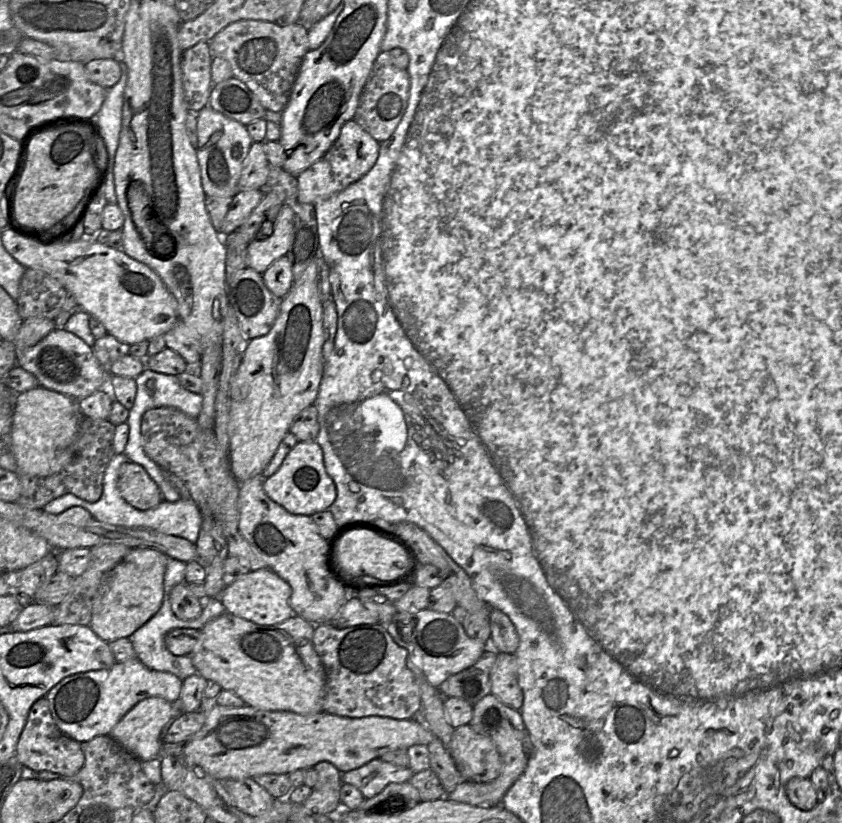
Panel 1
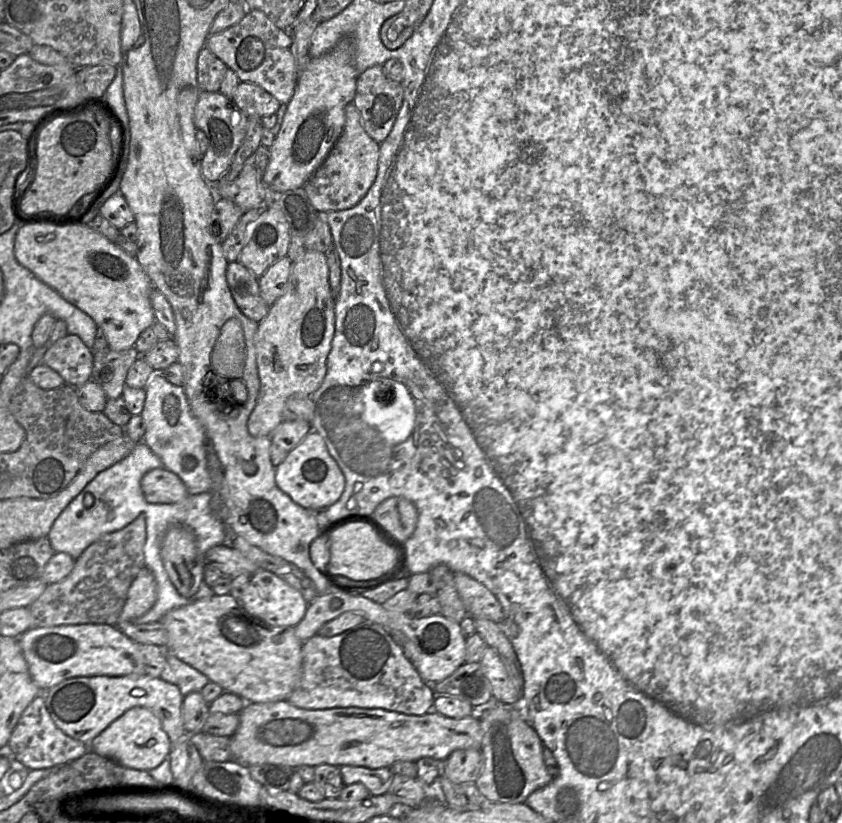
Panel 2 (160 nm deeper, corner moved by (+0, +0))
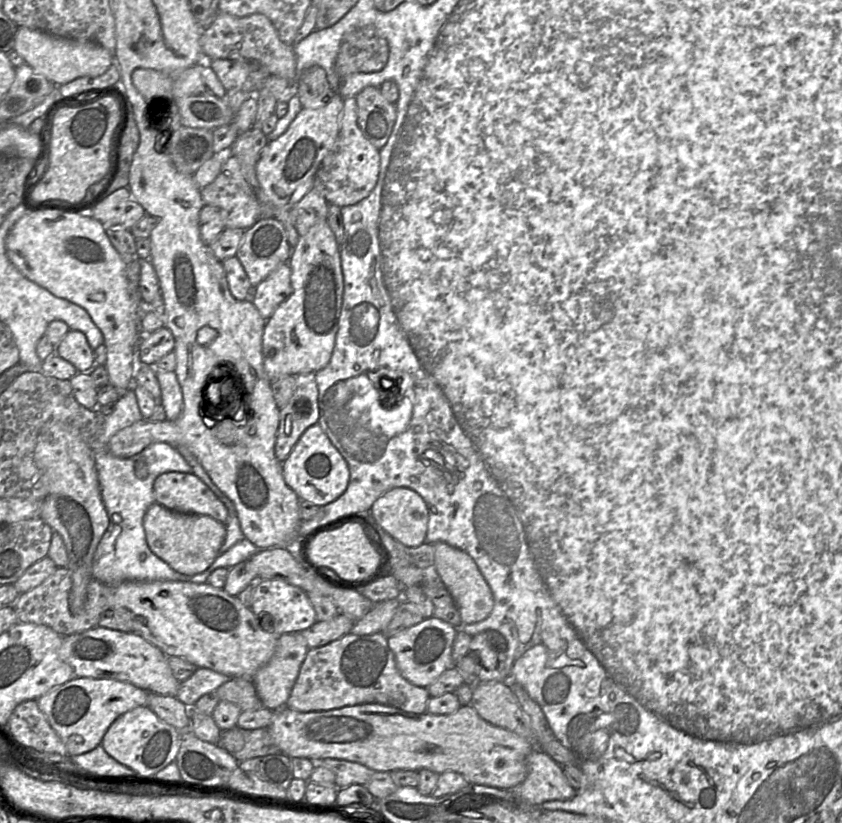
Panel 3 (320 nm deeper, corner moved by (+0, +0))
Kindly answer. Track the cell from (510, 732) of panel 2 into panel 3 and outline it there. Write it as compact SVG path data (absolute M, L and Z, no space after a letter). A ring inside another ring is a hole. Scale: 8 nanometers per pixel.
M534 748L527 757L527 775L525 780L515 788L505 790L514 791L514 793L516 793L519 797L536 806L541 806L544 802L551 800L568 800L573 798L577 793L576 789L568 783L562 771L562 767L547 753L538 748Z

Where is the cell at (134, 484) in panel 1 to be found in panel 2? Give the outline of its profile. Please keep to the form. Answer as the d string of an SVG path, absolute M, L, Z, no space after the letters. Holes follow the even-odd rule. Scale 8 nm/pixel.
M163 467L146 472L140 485L145 500L152 504L176 503L189 495L180 477Z

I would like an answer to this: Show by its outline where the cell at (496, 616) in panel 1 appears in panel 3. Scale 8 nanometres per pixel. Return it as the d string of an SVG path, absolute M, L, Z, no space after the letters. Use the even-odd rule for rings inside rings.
M444 542L433 546L437 572L456 603L462 624L473 624L486 619L494 607L494 596L475 561L466 552Z

